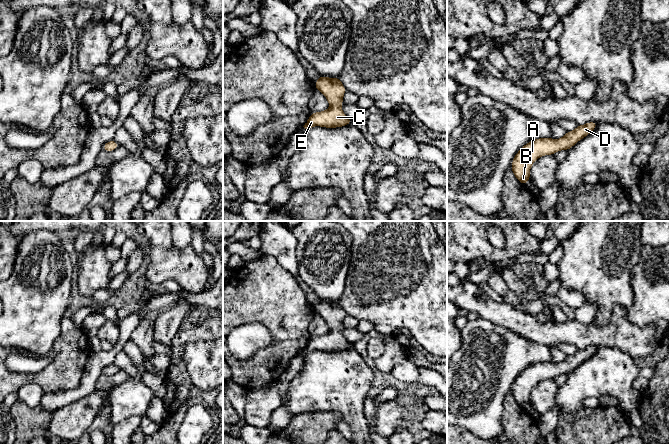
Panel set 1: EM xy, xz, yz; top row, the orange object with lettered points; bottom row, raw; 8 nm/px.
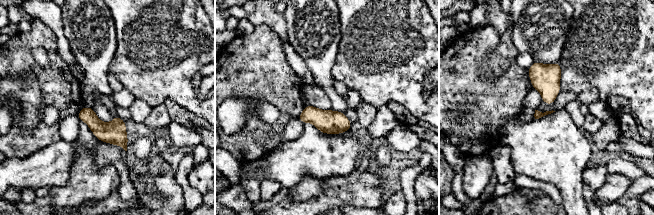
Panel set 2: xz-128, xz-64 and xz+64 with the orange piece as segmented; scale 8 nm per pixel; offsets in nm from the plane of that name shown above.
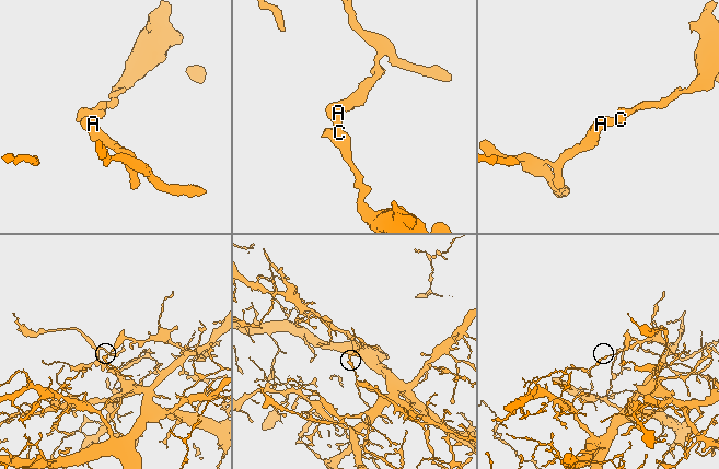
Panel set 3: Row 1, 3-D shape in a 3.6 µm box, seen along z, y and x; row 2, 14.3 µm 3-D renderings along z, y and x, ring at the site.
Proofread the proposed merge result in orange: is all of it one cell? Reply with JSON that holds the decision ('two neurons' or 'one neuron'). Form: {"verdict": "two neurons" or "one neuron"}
{"verdict": "one neuron"}

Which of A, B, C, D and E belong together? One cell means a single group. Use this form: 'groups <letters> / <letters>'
groups A B C D E

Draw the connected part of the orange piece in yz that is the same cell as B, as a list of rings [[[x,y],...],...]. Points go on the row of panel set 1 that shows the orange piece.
[[[591,121],[578,125],[573,131],[567,131],[561,139],[536,138],[526,143],[514,156],[511,170],[516,179],[523,185],[530,180],[530,168],[544,155],[554,155],[559,150],[568,151],[581,139],[592,133],[599,124]]]

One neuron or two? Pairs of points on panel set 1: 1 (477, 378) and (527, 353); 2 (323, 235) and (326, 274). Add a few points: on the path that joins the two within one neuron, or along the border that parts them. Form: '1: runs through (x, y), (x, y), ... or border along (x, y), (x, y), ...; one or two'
1: runs through (489, 366), (500, 355), (515, 353); one
2: runs through (323, 245), (323, 264); one

